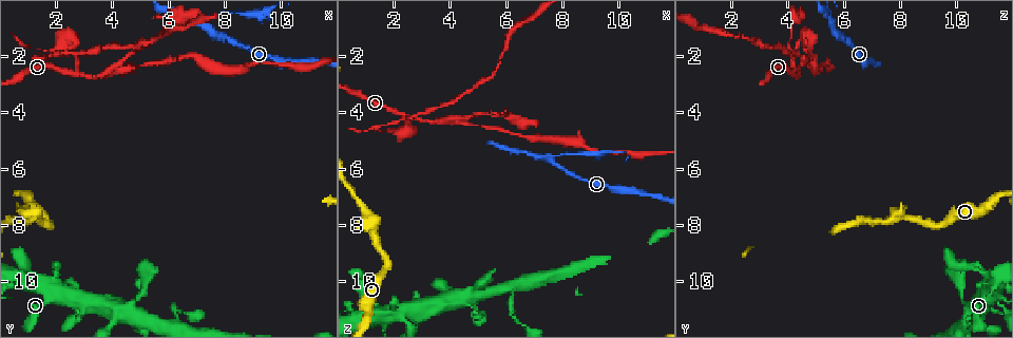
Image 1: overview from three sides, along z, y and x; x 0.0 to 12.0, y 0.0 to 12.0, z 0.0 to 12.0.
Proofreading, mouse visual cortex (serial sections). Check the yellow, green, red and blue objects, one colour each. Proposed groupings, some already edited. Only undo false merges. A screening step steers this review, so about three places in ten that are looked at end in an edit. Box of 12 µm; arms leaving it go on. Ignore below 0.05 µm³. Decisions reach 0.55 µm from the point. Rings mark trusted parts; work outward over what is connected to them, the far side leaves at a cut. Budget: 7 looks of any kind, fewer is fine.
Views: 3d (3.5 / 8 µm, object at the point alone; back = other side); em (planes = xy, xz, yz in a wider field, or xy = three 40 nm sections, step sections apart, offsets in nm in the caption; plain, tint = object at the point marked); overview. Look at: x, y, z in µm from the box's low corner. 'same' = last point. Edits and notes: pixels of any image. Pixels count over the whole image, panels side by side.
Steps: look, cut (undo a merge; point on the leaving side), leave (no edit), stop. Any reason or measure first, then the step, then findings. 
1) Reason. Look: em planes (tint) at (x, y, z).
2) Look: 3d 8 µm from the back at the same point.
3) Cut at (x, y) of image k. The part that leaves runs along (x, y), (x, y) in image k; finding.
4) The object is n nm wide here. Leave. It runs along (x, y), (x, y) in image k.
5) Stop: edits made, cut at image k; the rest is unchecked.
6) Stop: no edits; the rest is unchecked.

Abrupt turn. Look: 3d 3.5 µm at (1.7, 8.0, 9.4).

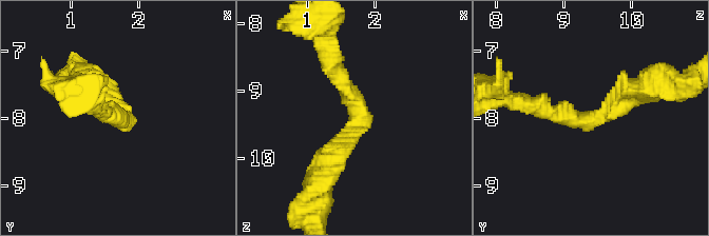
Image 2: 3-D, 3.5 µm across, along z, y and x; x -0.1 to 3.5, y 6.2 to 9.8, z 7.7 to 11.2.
Now the EM. Look: em xy step 5 (plain) at (1.75, 8.05, 9.40).

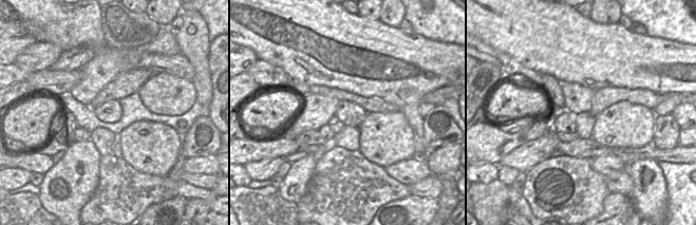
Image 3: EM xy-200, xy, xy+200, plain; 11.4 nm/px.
With the object marked. Look: em xy step 5 (tint) at the same point.

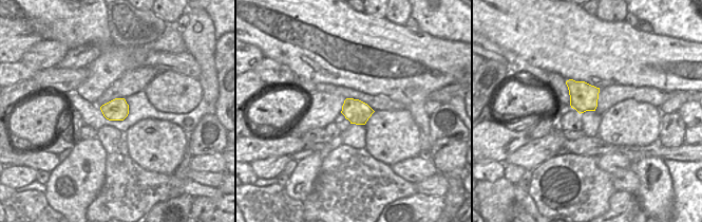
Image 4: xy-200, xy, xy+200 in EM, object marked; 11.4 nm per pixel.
The object is 260 nm wide here. Leave. It runs along (640, 87), (592, 120), (532, 104) in image 2; all the same cell.

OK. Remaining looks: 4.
Two arms at a narrow angle. Look: 3d 3.5 µm at (3.8, 2.6, 4.2).

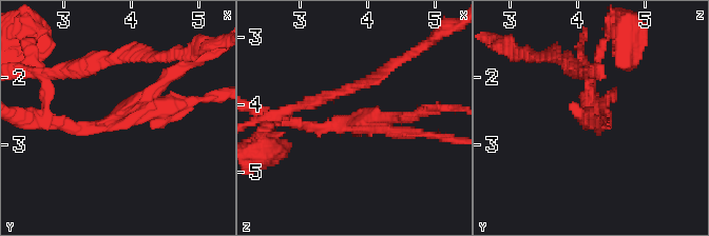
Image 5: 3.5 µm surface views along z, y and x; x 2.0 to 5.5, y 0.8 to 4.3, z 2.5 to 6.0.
3 arms meet here; the arms are 150, 150, 150 nm wide. Look: em xy step 1 (tint) at (3.75, 2.65, 4.30).

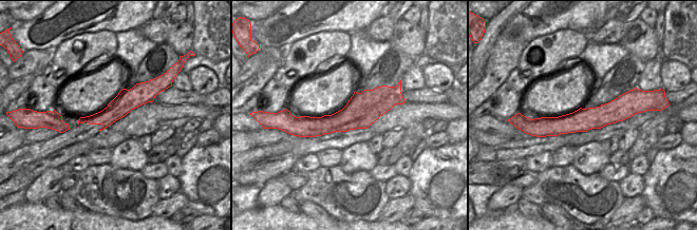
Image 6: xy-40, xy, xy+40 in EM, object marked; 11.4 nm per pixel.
The object is 380 nm wide here. Cut at (408, 117) of image 5. A second cell is stuck on.

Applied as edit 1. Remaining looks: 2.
Stop: edits made, cut at image 5; the rest is unchecked.

